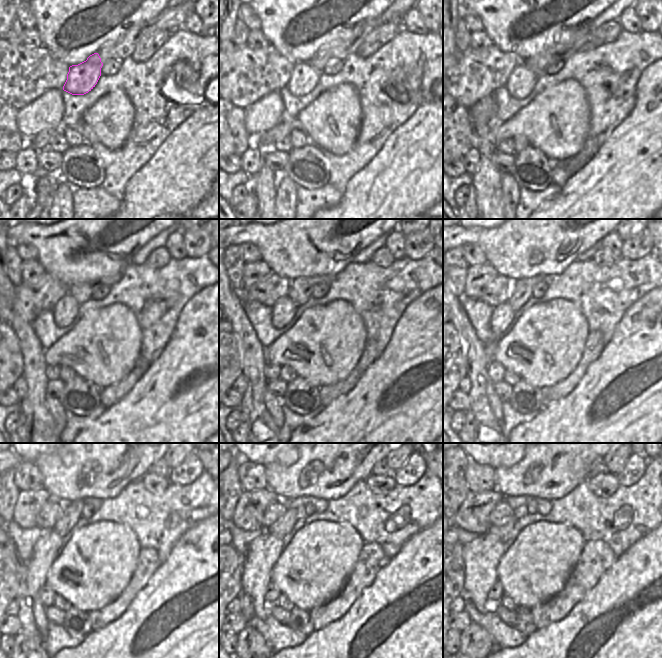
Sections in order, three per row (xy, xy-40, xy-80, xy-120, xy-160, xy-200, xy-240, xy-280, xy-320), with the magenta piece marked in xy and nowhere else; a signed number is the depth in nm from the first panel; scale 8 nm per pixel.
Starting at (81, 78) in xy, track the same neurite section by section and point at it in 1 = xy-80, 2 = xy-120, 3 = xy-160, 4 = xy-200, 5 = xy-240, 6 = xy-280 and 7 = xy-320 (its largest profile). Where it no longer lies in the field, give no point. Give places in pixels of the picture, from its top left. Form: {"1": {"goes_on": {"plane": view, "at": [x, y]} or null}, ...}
{"1": {"goes_on": {"plane": "xy-80", "at": [521, 82]}}, "2": {"goes_on": {"plane": "xy-120", "at": [65, 312]}}, "3": {"goes_on": {"plane": "xy-160", "at": [283, 311]}}, "4": {"goes_on": {"plane": "xy-200", "at": [502, 316]}}, "5": {"goes_on": {"plane": "xy-240", "at": [46, 549]}}, "6": {"goes_on": {"plane": "xy-280", "at": [264, 551]}}, "7": {"goes_on": {"plane": "xy-320", "at": [481, 556]}}}

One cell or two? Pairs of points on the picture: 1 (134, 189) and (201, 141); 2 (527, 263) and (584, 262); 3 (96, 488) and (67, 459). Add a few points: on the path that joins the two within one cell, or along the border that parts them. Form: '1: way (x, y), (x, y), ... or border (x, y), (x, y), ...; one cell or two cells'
1: way (151, 189), (184, 158); one cell
2: border (591, 247), (577, 256), (559, 274), (554, 276); two cells
3: border (70, 453), (72, 461), (66, 467); two cells

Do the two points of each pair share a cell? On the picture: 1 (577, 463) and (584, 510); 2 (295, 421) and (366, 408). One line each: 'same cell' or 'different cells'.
1: different cells
2: different cells

